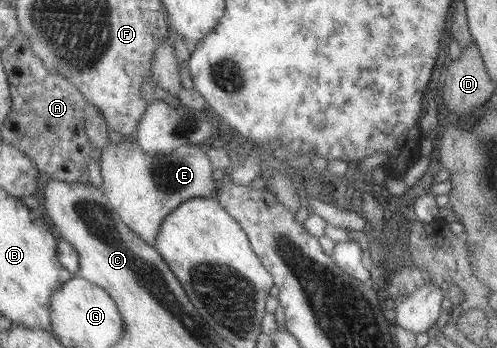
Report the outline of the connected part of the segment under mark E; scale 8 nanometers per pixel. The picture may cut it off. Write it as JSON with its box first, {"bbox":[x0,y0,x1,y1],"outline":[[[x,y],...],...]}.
{"bbox":[100,137,220,247],"outline":[[[135,137],[124,138],[119,144],[114,142],[108,144],[101,152],[100,160],[104,178],[104,187],[102,188],[111,200],[112,205],[117,209],[124,223],[138,232],[141,239],[147,241],[148,244],[152,244],[153,247],[168,214],[171,214],[189,199],[212,196],[210,193],[213,193],[216,185],[220,183],[214,180],[215,167],[211,156],[199,144],[186,144],[170,152],[162,152],[156,155],[144,152],[144,148],[135,140]]]}

